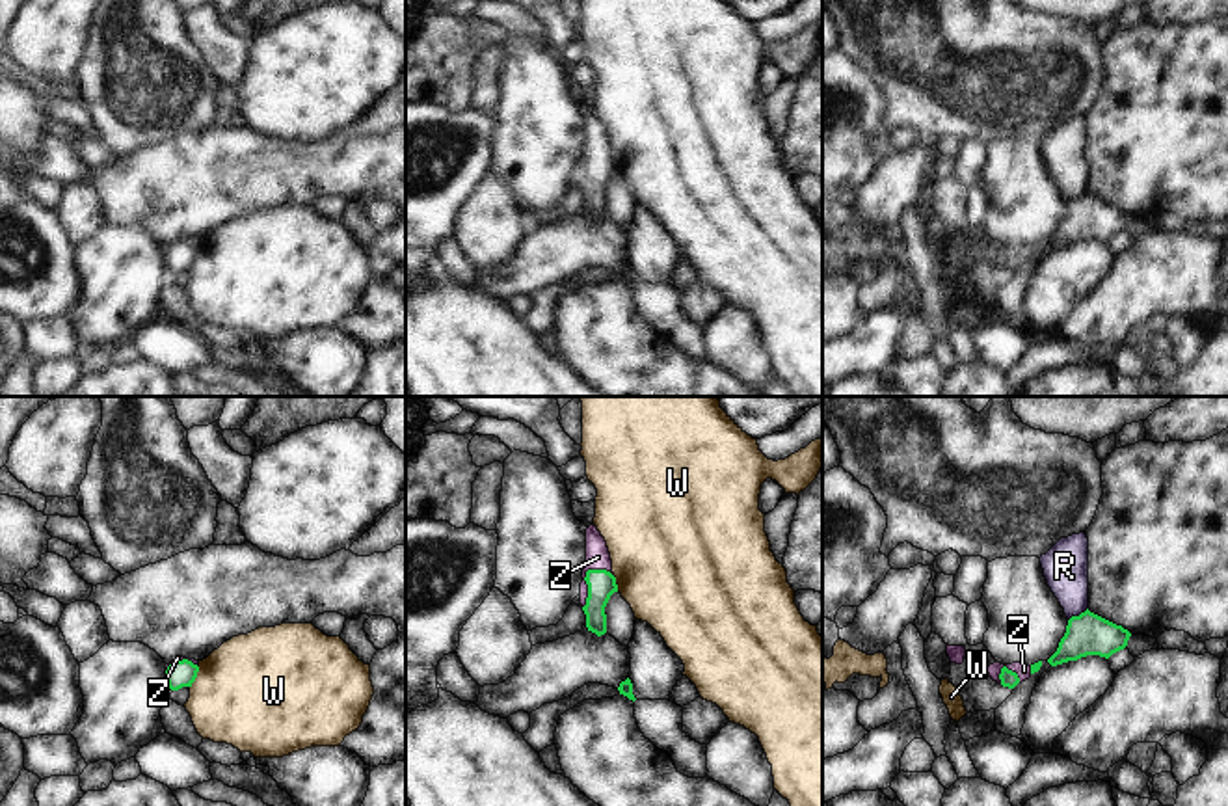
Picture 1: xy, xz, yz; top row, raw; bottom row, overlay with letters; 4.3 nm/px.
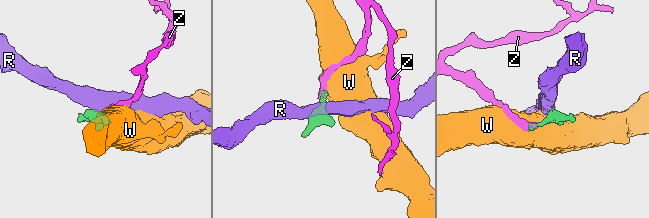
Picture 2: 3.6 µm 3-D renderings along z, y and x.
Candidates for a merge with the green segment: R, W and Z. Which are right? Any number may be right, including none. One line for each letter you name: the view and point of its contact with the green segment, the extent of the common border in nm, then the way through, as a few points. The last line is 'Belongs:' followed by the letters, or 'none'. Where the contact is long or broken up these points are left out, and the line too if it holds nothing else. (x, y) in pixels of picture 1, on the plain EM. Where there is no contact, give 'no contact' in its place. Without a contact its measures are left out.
Z: meets green in xz at (585, 162); contact 200 nm long; runs through xz (601, 168), (596, 162), (585, 162), (598, 140)
Belongs: Z

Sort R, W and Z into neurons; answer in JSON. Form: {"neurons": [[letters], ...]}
{"neurons": [["R"], ["W"], ["Z"]]}

